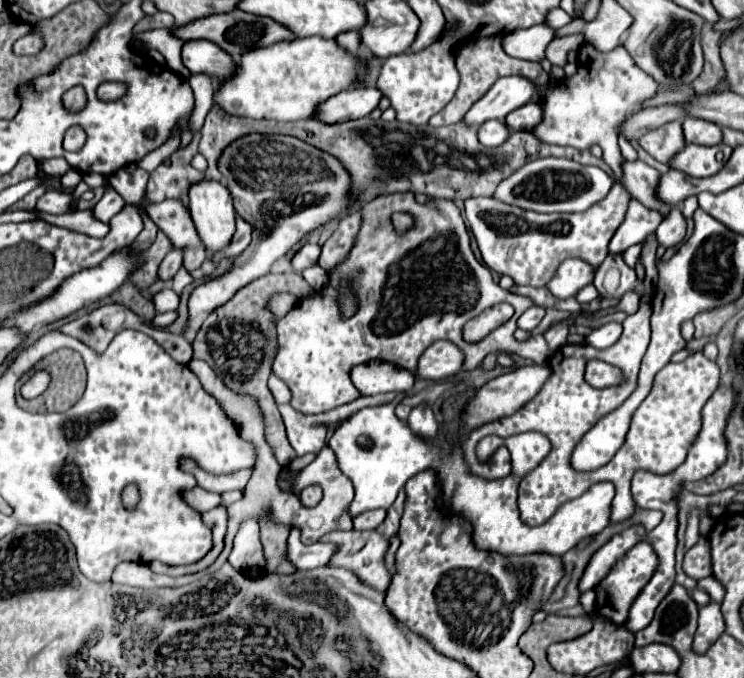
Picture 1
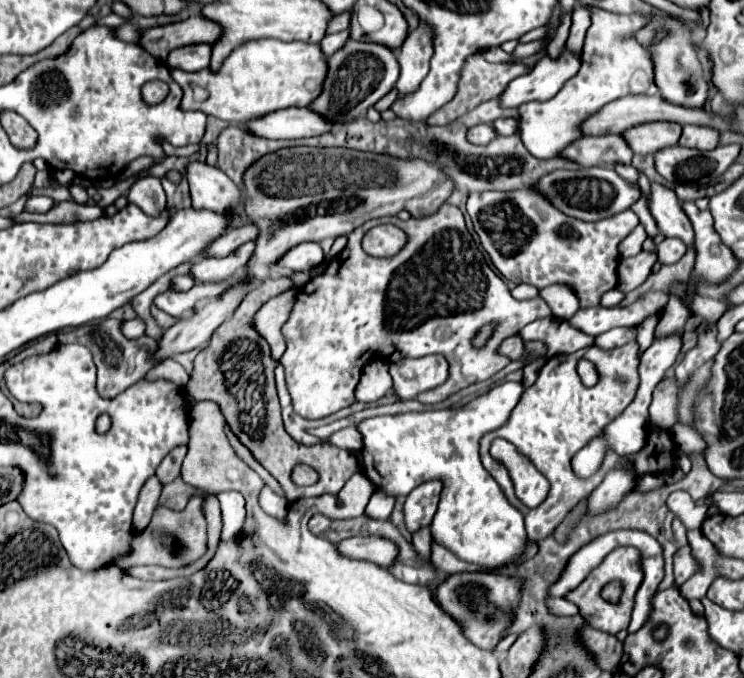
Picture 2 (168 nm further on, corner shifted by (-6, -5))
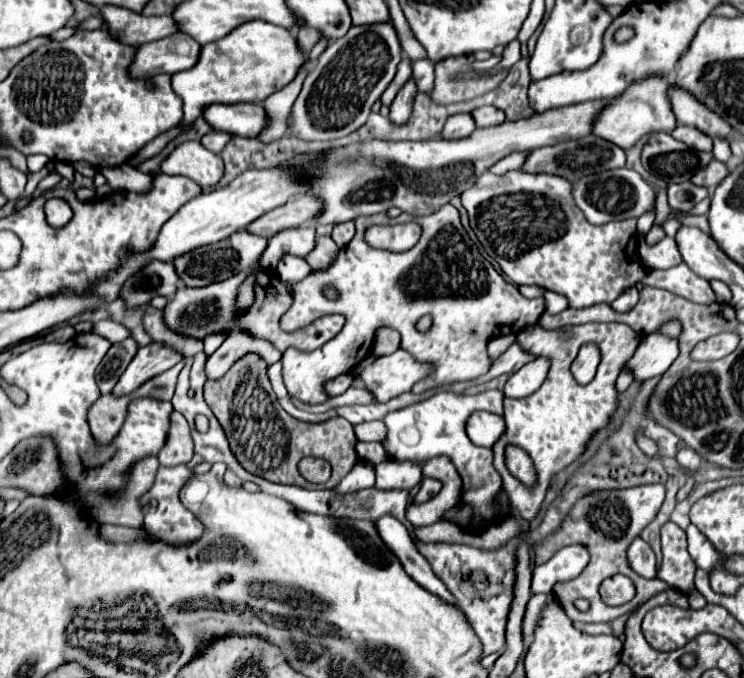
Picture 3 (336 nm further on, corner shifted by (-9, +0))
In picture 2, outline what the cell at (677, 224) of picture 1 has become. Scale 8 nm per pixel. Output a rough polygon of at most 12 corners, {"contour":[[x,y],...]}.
{"contour":[[678,238],[658,244],[658,262],[676,264],[686,254]]}

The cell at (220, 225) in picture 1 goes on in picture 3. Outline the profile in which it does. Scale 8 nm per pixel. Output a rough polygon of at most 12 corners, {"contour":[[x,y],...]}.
{"contour":[[185,141],[163,161],[167,175],[185,175],[201,189],[223,177],[223,161]]}

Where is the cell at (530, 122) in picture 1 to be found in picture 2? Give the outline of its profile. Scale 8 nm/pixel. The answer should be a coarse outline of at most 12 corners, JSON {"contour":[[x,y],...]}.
{"contour":[[500,118],[494,122],[498,136],[510,136],[518,130],[514,118]]}

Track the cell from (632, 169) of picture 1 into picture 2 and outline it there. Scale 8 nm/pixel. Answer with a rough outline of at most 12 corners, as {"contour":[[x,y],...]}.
{"contour":[[652,184],[658,230],[694,246],[694,230],[674,190]]}

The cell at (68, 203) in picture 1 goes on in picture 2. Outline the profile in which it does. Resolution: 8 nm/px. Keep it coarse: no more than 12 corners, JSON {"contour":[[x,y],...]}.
{"contour":[[30,196],[24,212],[48,212],[56,202]]}

